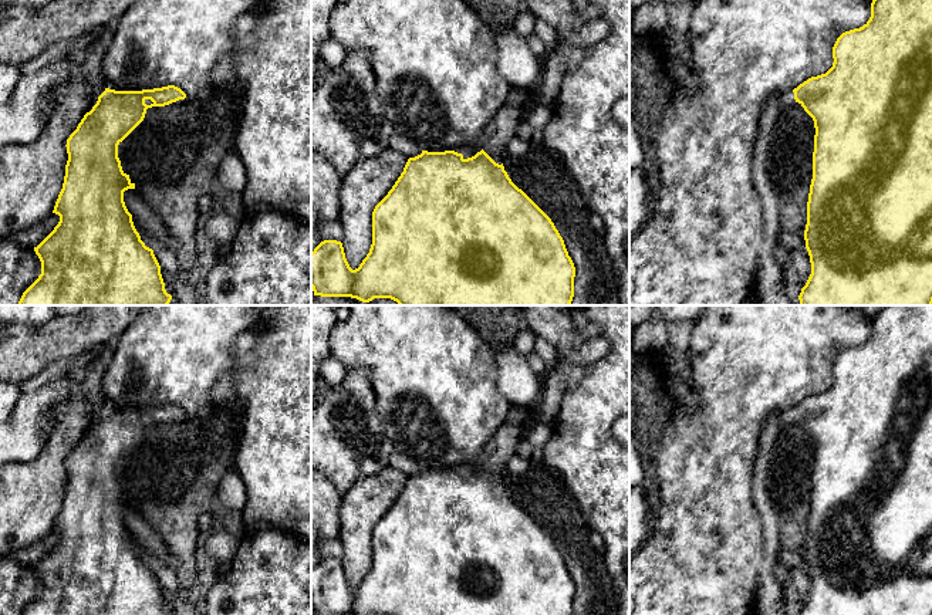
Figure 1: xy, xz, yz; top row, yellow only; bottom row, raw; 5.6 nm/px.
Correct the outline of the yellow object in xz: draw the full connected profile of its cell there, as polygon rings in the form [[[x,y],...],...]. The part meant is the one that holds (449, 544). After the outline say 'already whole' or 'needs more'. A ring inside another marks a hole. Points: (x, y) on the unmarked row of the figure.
[[[504,422],[494,433],[496,450],[484,456],[483,467],[477,472],[457,472],[455,469],[428,470],[409,476],[403,490],[375,524],[372,530],[372,562],[369,571],[358,587],[352,588],[345,577],[341,560],[324,558],[311,571],[311,606],[314,614],[321,615],[574,615],[575,585],[568,574],[564,558],[551,537],[519,507],[503,484],[502,472],[509,459],[516,453],[520,437],[526,428]]]; needs more

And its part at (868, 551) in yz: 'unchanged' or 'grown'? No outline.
grown

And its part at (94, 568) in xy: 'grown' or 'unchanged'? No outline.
grown

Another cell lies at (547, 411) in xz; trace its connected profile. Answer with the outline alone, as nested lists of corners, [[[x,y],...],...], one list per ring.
[[[550,368],[544,376],[544,393],[534,408],[536,418],[548,426],[553,426],[560,413],[563,393],[564,378],[560,372]]]

